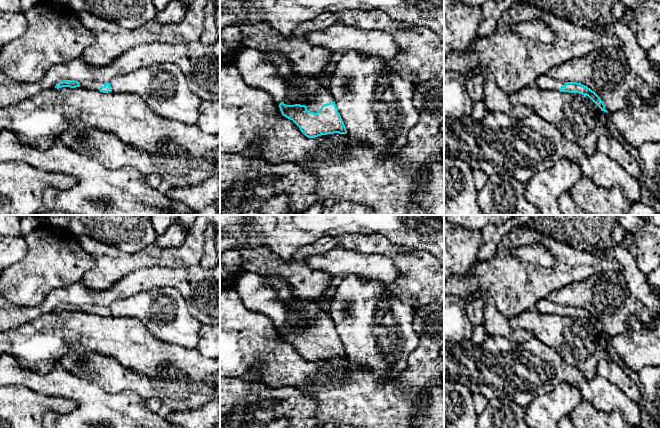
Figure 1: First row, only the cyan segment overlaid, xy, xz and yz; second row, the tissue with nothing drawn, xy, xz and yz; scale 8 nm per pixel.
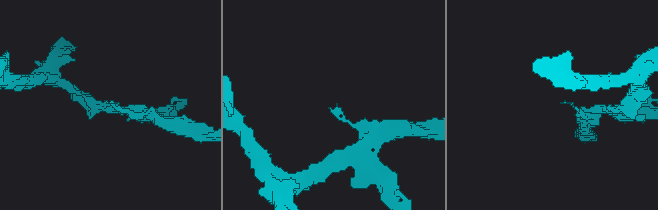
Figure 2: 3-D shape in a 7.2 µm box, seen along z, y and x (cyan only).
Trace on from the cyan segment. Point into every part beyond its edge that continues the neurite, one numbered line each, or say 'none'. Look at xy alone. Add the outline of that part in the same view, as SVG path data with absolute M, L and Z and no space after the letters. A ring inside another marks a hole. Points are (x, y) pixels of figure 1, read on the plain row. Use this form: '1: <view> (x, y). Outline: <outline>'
1: xy (87, 308). Outline: M85 304L79 306L79 309L81 312L99 315L100 312L105 309L105 306L101 306L97 304Z

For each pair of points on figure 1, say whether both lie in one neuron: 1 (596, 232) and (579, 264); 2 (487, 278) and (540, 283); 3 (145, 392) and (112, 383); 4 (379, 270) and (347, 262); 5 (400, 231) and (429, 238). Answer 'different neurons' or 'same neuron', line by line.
1: different neurons
2: same neuron
3: same neuron
4: same neuron
5: same neuron

